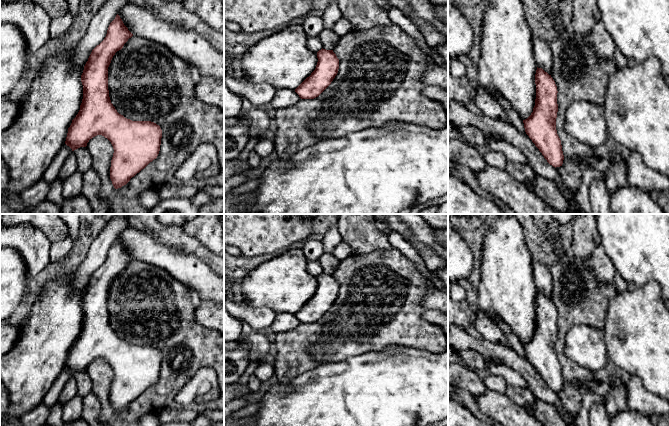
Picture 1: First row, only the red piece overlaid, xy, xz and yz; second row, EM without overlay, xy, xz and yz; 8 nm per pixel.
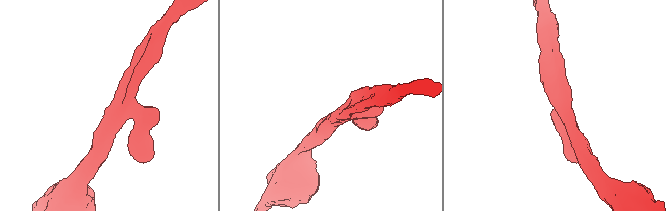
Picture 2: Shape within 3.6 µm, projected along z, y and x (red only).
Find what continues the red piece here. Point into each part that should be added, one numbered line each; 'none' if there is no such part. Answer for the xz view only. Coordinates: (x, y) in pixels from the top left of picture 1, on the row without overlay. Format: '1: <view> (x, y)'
1: xz (283, 284)

